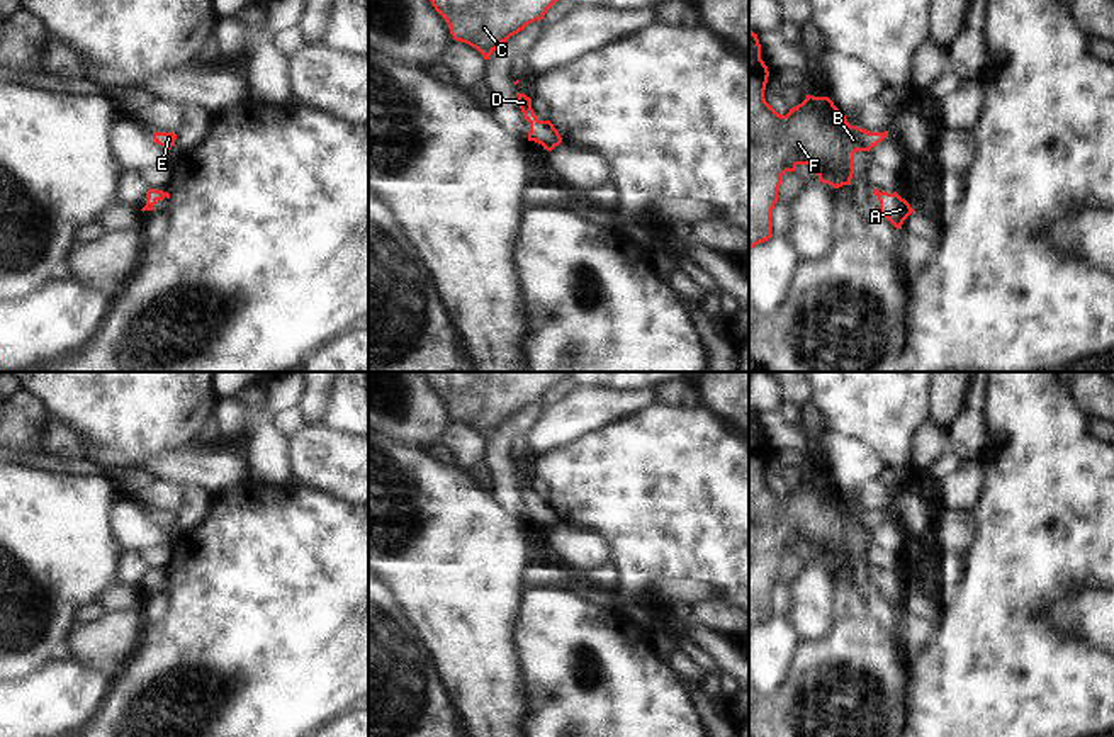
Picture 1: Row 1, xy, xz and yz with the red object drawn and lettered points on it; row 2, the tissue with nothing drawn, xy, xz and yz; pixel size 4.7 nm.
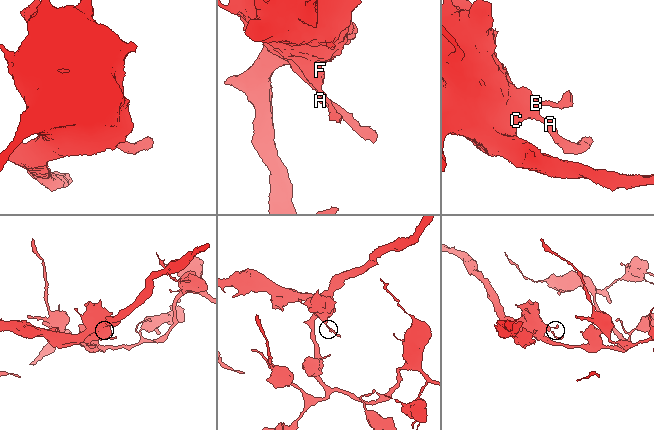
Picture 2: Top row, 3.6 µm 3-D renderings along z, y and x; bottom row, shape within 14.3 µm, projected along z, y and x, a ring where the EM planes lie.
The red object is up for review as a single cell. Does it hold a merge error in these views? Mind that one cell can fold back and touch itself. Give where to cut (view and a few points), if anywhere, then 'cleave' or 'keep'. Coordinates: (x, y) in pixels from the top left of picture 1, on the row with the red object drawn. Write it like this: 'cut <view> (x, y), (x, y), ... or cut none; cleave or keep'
cut none; keep

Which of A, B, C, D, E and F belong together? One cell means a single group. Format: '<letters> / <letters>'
A B C D E F

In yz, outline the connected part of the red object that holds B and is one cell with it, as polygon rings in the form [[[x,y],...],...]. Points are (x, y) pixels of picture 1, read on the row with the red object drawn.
[[[749,29],[749,251],[773,238],[771,216],[786,172],[795,172],[798,165],[808,165],[822,183],[834,188],[851,185],[854,153],[869,151],[888,138],[888,131],[869,132],[851,126],[829,97],[807,95],[786,115],[778,114],[764,98],[768,76],[757,34]]]

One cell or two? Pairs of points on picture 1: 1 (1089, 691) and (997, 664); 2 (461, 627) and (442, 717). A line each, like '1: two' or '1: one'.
1: one
2: two

